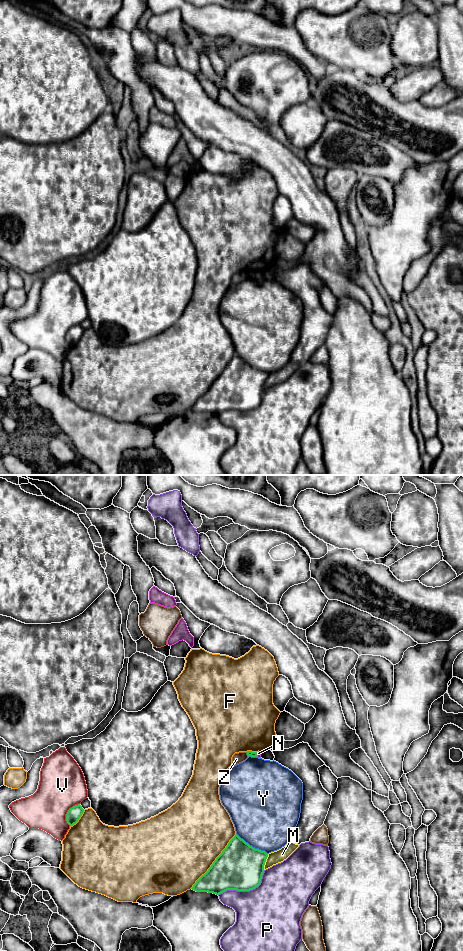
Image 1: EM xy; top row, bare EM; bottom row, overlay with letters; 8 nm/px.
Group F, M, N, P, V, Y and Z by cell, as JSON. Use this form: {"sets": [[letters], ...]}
{"sets": [["F"], ["M", "N"], ["P"], ["V"], ["Y"], ["Z"]]}

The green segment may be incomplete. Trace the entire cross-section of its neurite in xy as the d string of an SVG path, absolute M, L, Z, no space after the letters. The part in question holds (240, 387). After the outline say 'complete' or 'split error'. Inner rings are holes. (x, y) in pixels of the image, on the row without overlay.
M236 354L191 409L216 415L227 410L253 410L261 403L267 377L265 371L253 368Z; complete

